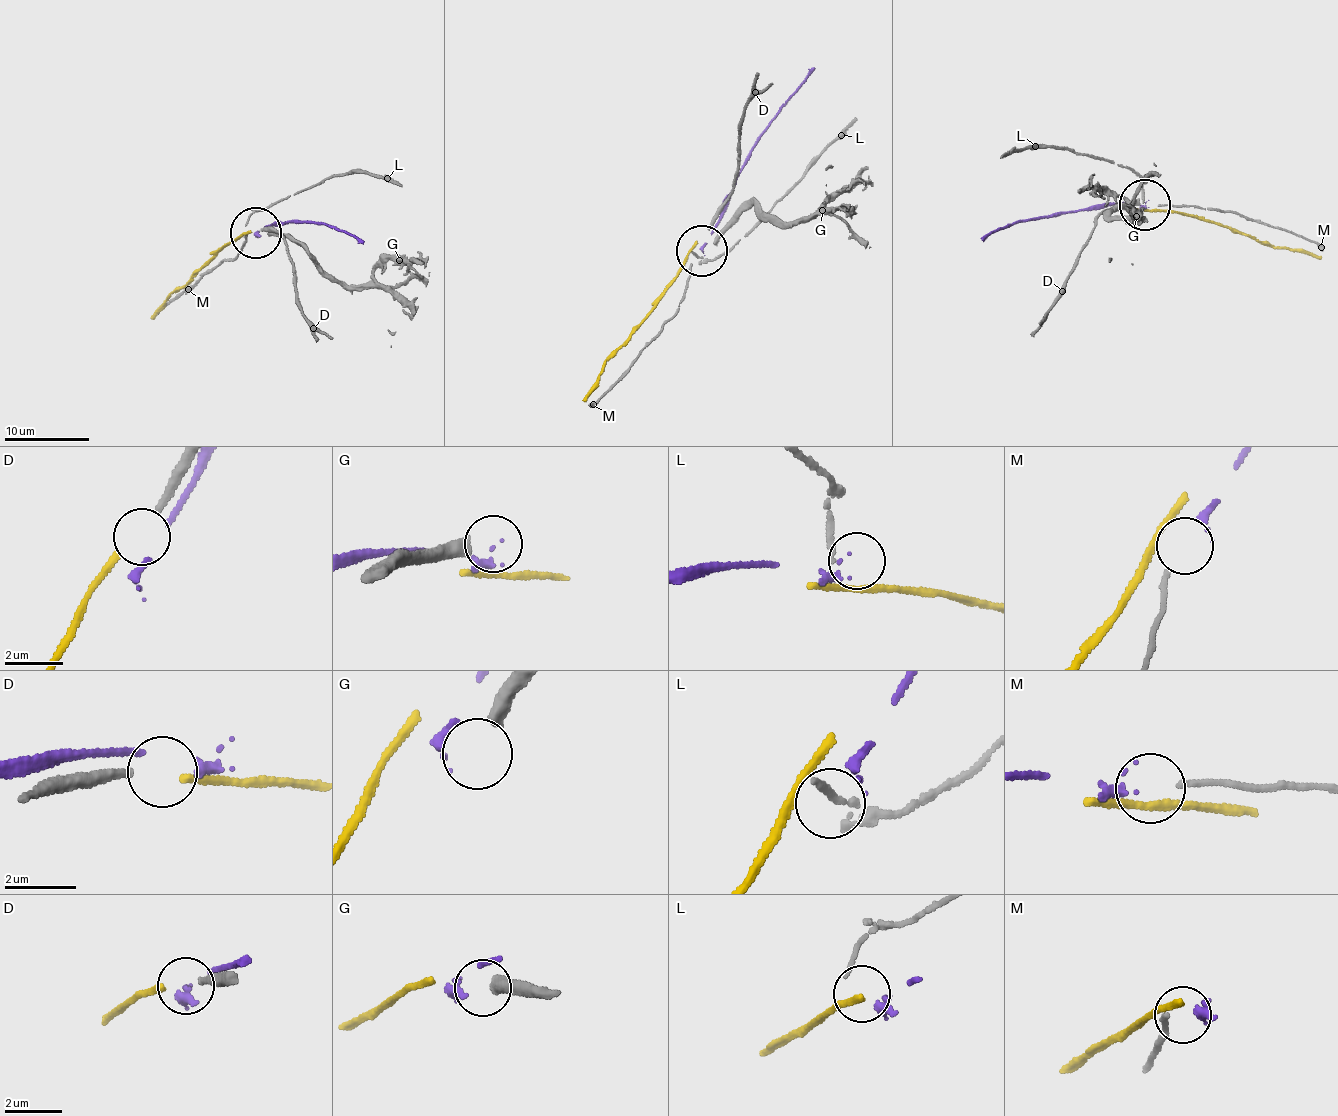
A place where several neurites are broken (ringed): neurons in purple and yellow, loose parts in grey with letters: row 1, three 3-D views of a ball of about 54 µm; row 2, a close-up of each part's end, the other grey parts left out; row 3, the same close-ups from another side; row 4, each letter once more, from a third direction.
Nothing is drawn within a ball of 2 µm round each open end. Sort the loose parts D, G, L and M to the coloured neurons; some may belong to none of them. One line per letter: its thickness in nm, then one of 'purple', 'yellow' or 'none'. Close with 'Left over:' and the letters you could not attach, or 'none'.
D: 240 nm thick; yellow
G: 440 nm thick; none
L: 160 nm thick; none
M: 180 nm thick; purple
Left over: G, L

